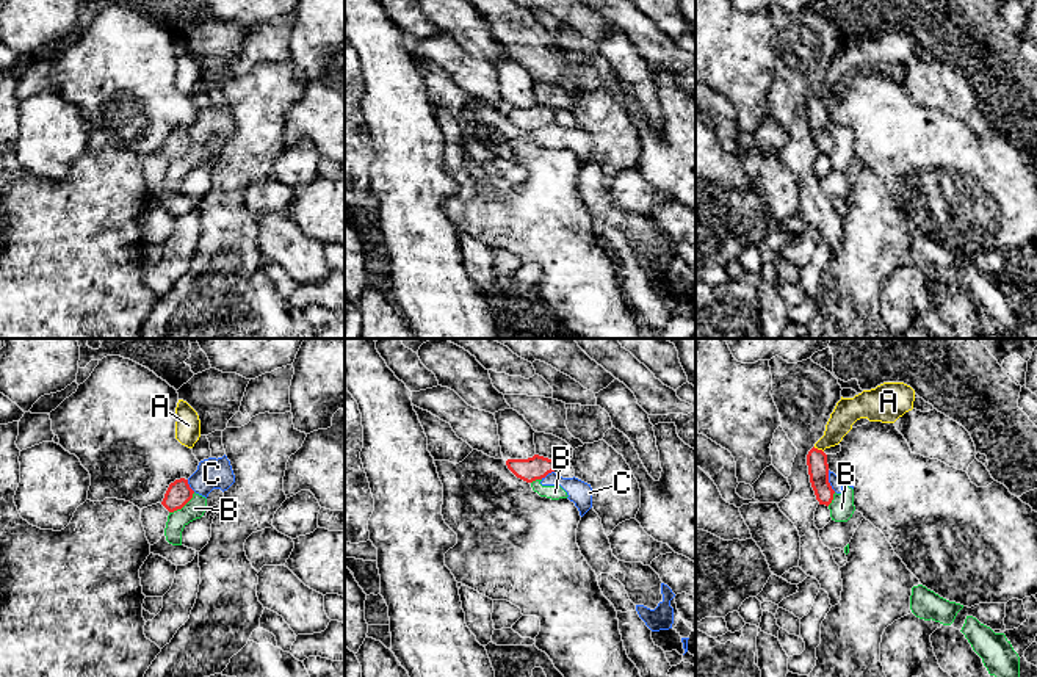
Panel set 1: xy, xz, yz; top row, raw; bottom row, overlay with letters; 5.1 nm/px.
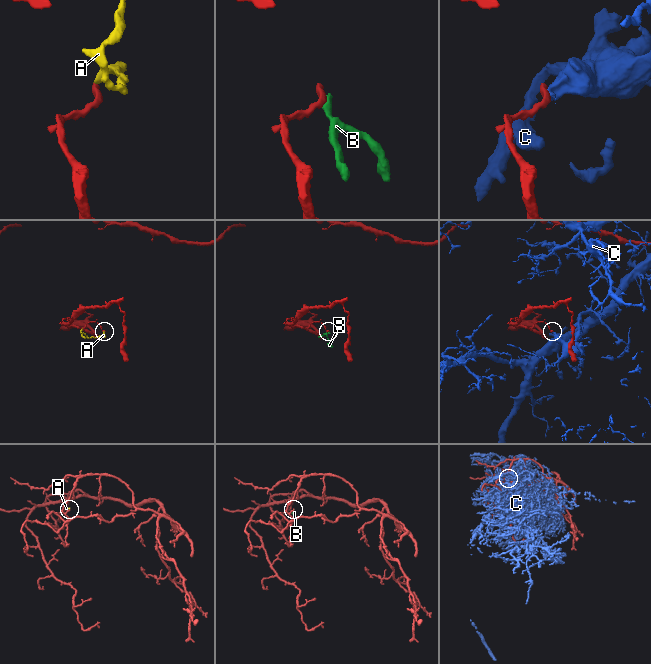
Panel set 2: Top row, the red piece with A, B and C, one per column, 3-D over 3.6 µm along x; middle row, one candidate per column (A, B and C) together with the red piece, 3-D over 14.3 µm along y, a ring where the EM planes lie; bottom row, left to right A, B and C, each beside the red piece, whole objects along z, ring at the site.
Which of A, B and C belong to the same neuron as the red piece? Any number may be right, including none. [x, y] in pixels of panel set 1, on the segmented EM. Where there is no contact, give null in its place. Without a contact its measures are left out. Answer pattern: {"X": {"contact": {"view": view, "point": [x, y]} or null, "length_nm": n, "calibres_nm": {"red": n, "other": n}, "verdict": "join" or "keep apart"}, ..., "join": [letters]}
{"A": {"contact": {"view": "yz", "point": [816, 448]}, "length_nm": 60, "calibres_nm": {"red": 110, "other": 140}, "verdict": "keep apart"}, "B": {"contact": {"view": "xy", "point": [182, 506]}, "length_nm": 170, "calibres_nm": {"red": 130, "other": 100}, "verdict": "keep apart"}, "C": {"contact": {"view": "yz", "point": [827, 481]}, "length_nm": 120, "calibres_nm": {"red": 110, "other": 70}, "verdict": "keep apart"}, "join": []}

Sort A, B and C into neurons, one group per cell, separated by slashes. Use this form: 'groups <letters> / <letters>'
groups A B C

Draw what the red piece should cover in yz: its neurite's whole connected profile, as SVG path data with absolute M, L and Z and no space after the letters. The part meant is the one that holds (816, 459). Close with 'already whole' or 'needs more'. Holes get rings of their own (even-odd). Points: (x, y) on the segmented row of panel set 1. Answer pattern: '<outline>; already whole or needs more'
M813 447L807 454L807 465L816 500L819 505L829 506L833 500L835 491L829 483L827 454L822 450Z; already whole

